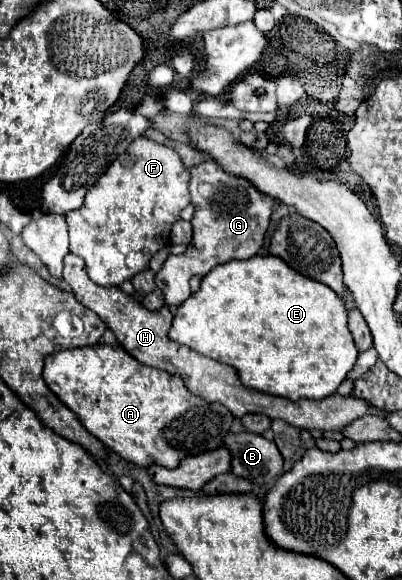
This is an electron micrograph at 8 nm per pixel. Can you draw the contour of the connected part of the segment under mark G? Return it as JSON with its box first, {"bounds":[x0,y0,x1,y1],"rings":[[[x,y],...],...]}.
{"bounds":[156,160,274,306],"rings":[[[212,160],[192,166],[190,176],[190,194],[196,208],[192,218],[192,244],[182,256],[168,256],[156,274],[156,286],[162,290],[168,306],[178,306],[190,296],[188,280],[194,274],[206,276],[214,266],[228,260],[252,258],[262,246],[274,206],[272,198],[260,194],[248,180],[220,170],[220,166],[216,166]]]}

